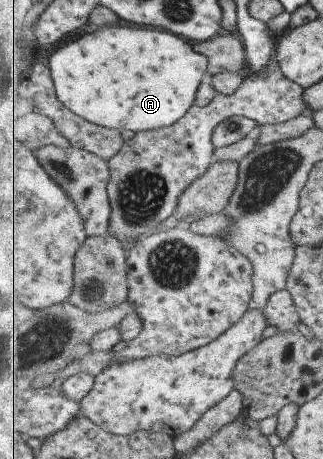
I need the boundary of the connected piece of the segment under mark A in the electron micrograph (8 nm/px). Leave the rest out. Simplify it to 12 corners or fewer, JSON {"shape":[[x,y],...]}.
{"shape":[[102,25],[50,55],[58,98],[100,126],[172,126],[209,59]]}

